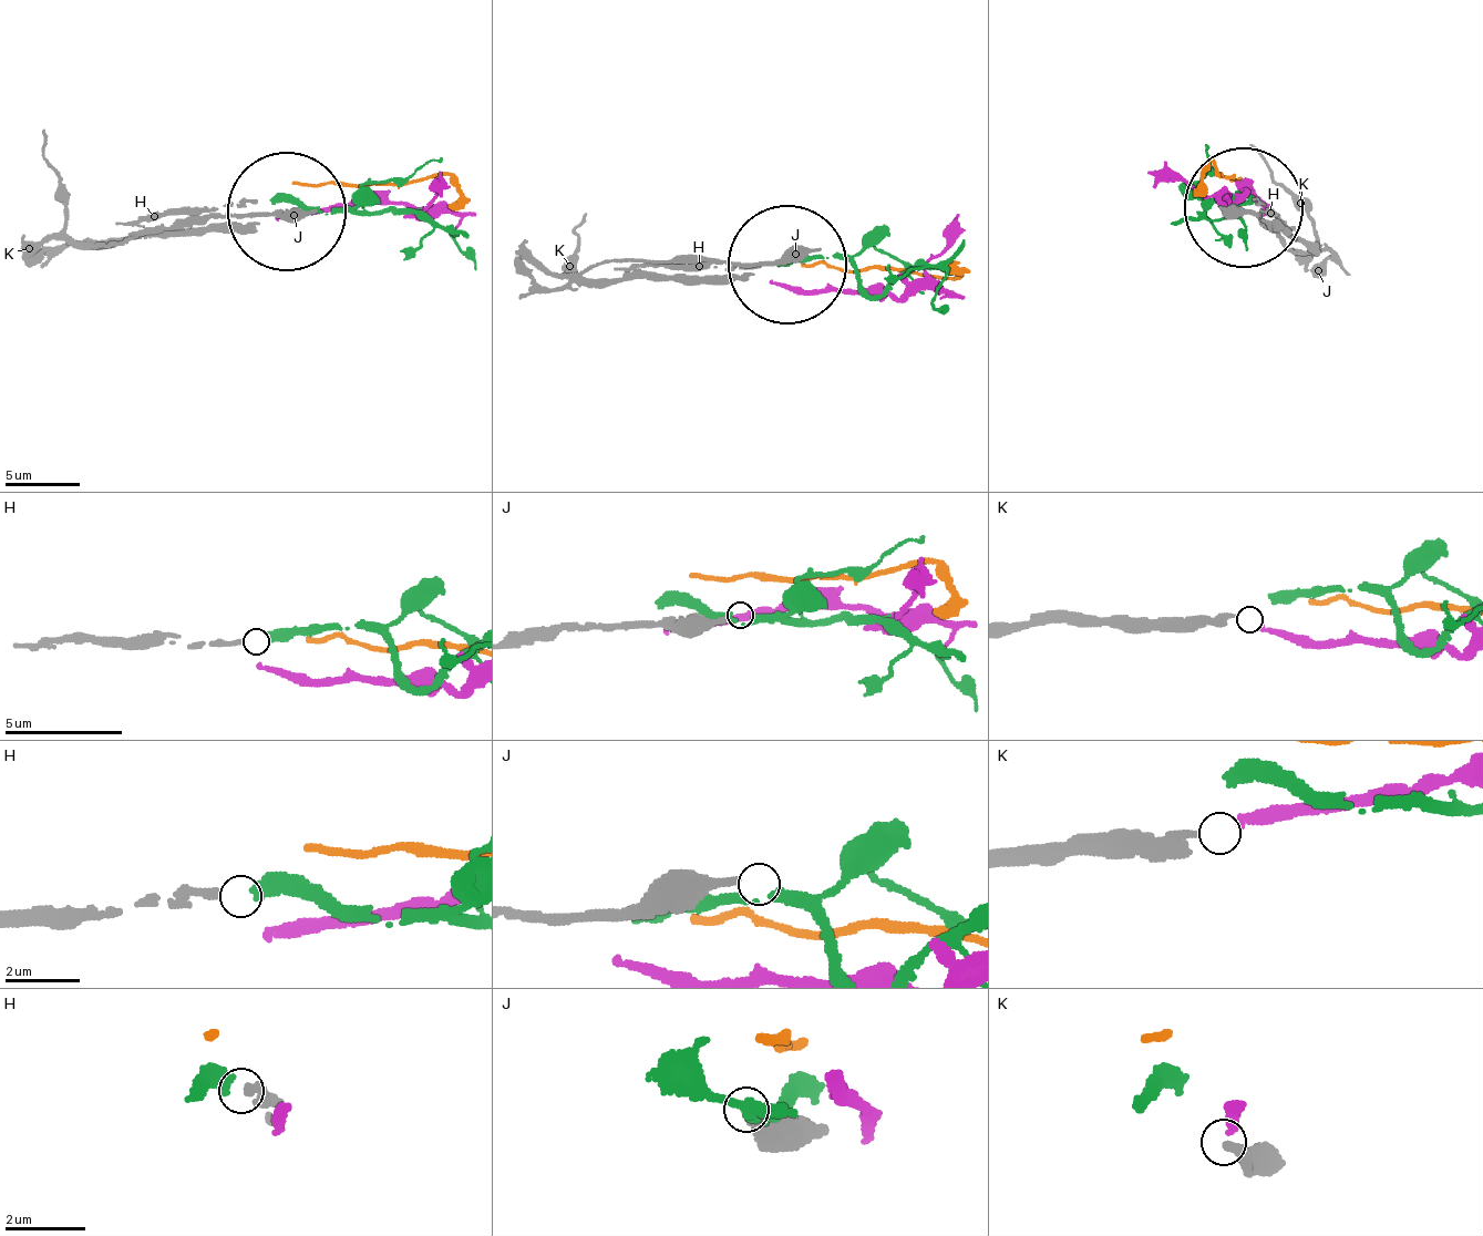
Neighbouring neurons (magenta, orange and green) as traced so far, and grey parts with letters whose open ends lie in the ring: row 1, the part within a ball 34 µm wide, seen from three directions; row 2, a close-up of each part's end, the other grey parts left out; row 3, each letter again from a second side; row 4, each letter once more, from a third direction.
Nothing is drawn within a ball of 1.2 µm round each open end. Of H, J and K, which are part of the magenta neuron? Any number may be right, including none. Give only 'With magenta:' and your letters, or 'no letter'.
With magenta: no letter

